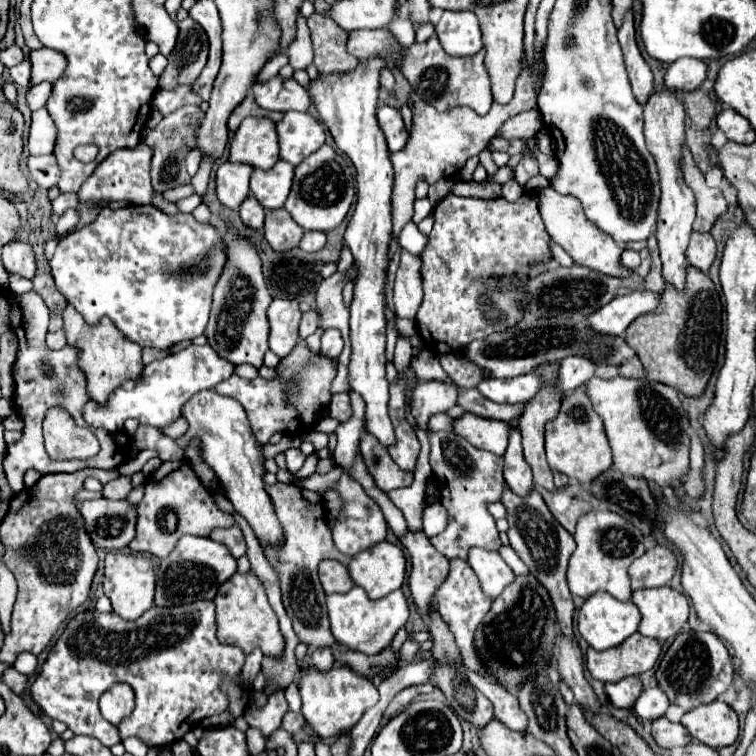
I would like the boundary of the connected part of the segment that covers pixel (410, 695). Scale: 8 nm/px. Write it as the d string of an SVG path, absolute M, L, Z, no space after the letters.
M409 686L409 688L401 690L401 692L391 700L391 704L385 708L383 718L385 718L385 720L393 718L397 712L401 712L401 710L403 710L415 696L419 696L419 694L421 694L421 686Z

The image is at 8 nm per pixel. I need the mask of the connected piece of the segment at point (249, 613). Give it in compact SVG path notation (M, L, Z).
M249 570L245 574L233 574L215 596L215 608L217 608L217 638L221 644L239 646L245 654L249 654L253 648L261 648L263 656L281 656L285 650L285 638L279 630L279 620L269 606L265 588L261 580Z

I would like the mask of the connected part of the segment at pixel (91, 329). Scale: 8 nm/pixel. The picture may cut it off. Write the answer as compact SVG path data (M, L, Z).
M67 306L63 312L63 320L67 344L79 352L77 364L85 374L89 400L97 402L99 406L105 406L107 398L115 388L123 386L127 380L141 380L141 348L135 342L125 342L125 338L121 338L121 332L117 330L117 326L113 326L113 322L109 322L109 318L105 318L101 326L85 326L83 318L71 306Z

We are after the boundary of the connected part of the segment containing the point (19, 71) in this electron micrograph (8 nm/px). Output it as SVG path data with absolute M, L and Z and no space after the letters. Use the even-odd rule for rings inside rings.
M25 56L23 62L15 64L13 68L9 68L9 74L11 74L11 80L15 84L29 84L29 72L31 72L31 62L29 58Z

